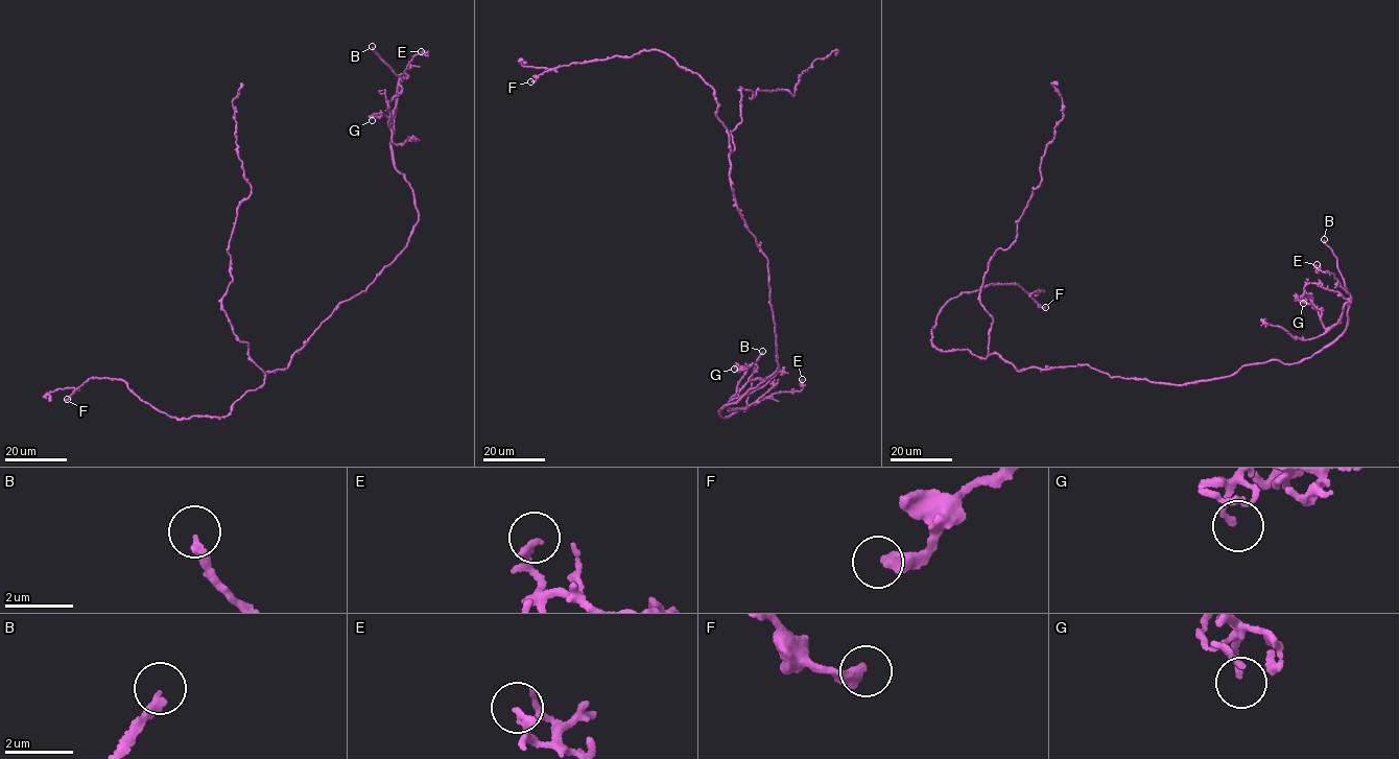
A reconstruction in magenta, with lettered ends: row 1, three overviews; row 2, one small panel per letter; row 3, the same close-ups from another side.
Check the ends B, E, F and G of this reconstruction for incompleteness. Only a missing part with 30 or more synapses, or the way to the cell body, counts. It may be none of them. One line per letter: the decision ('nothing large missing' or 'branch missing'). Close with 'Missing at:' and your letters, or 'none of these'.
B: branch missing
E: nothing large missing
F: nothing large missing
G: nothing large missing
Missing at: B

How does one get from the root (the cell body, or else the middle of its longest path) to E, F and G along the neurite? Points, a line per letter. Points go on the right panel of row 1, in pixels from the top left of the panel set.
E: (1075, 365), (1179, 386), (1231, 376), (1246, 364), (1301, 362), (1347, 324), (1350, 294), (1317, 264)
F: (1075, 365), (1020, 371), (998, 354), (985, 358), (932, 346), (937, 315), (962, 292), (1014, 282), (1045, 307)
G: (1075, 365), (1179, 386), (1246, 364), (1301, 362), (1343, 332), (1348, 308), (1326, 328), (1303, 303)

